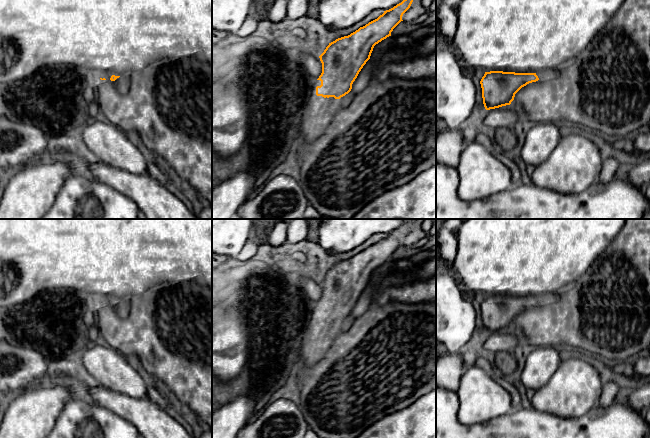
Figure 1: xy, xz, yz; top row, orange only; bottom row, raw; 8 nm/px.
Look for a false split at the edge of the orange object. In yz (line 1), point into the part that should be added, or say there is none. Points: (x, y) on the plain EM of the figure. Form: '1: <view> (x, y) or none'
1: yz (544, 299)

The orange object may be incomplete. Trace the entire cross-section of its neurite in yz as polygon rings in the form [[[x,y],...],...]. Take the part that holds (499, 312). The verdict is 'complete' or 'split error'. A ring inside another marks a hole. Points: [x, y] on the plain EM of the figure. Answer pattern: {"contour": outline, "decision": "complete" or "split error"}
{"contour": [[[545,294],[540,297],[485,296],[480,305],[484,331],[490,334],[510,329],[522,311],[538,304],[550,304],[558,299],[557,295]]], "decision": "split error"}

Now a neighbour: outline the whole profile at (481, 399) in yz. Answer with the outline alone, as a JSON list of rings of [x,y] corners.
[[[483,363],[466,367],[456,393],[459,400],[458,421],[464,425],[488,422],[513,411],[511,395],[492,378]]]

